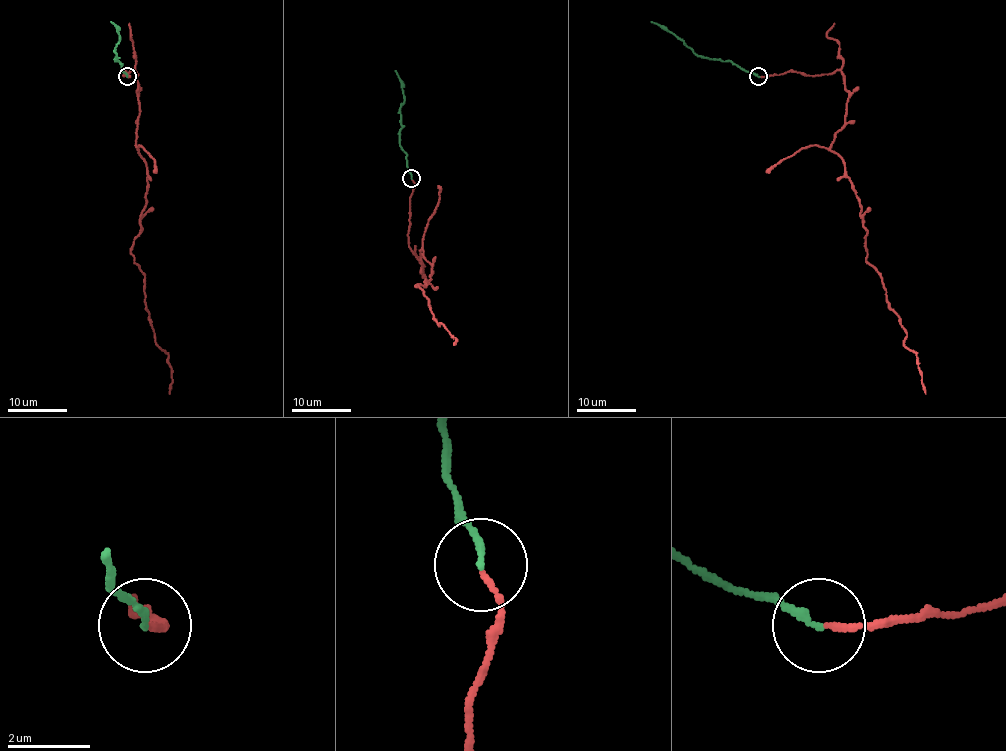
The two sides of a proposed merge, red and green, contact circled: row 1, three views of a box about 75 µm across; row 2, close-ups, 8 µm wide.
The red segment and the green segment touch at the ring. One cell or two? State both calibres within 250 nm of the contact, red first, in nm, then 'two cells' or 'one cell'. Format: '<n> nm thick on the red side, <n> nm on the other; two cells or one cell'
120 nm thick on the red side, 170 nm on the other; one cell

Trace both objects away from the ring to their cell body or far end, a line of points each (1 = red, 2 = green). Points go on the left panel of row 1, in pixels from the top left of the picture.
1: (127, 77), (137, 75), (137, 148), (147, 178), (131, 255), (144, 276), (155, 343), (168, 355), (168, 394)
2: (127, 77), (122, 65), (116, 62), (115, 47), (119, 35), (110, 21)

